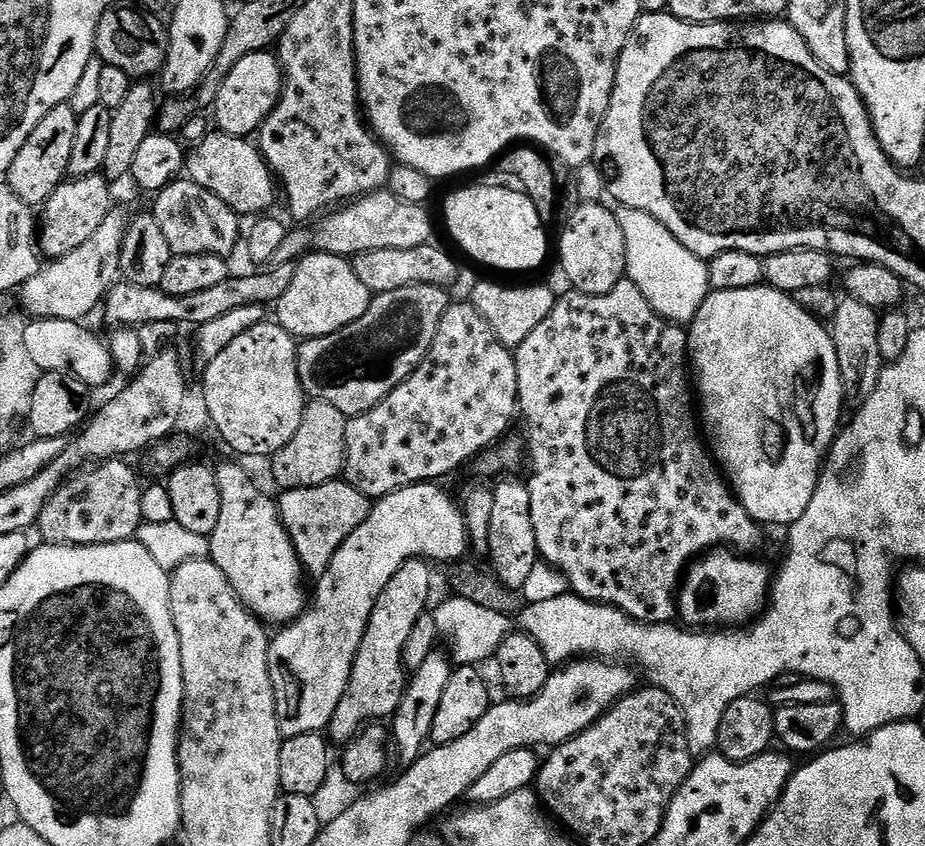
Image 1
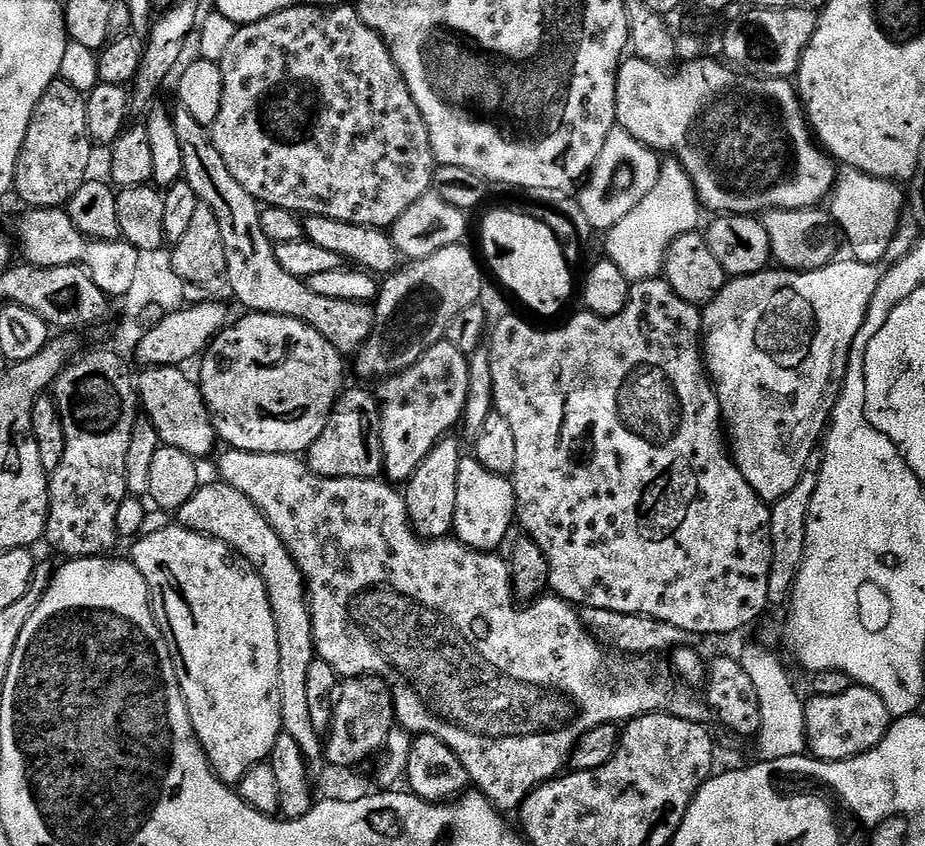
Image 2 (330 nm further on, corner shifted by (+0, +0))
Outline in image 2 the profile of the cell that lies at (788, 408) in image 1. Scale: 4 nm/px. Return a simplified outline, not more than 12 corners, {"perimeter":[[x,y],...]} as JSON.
{"perimeter":[[881,273],[729,279],[702,312],[730,455],[775,502]]}

